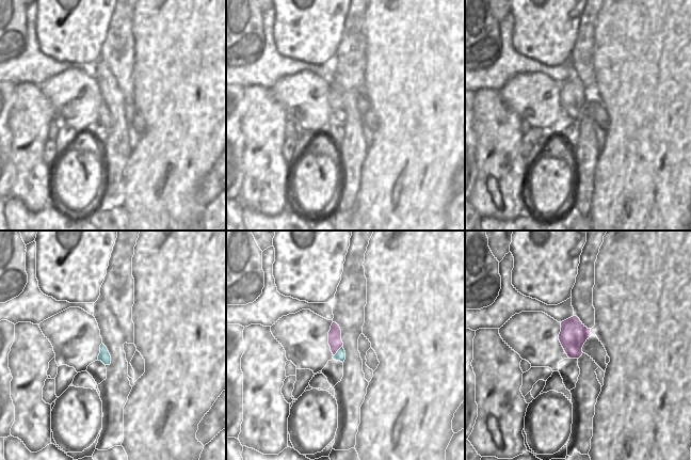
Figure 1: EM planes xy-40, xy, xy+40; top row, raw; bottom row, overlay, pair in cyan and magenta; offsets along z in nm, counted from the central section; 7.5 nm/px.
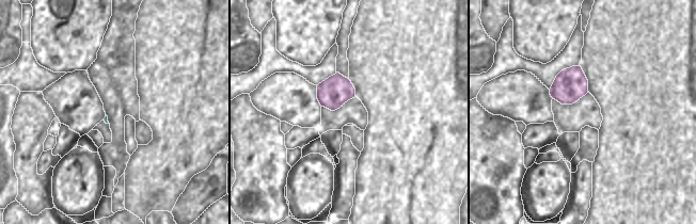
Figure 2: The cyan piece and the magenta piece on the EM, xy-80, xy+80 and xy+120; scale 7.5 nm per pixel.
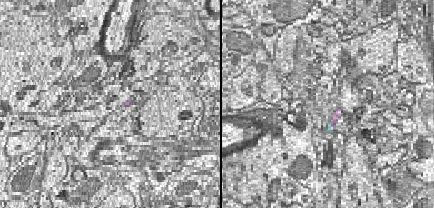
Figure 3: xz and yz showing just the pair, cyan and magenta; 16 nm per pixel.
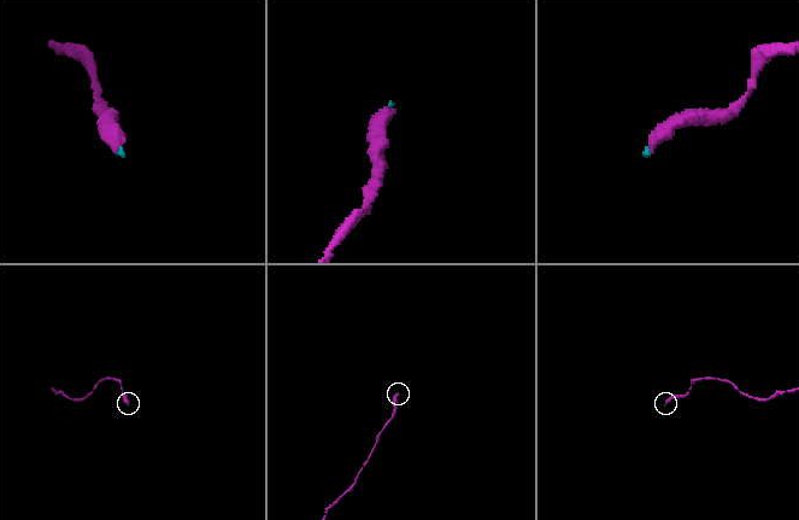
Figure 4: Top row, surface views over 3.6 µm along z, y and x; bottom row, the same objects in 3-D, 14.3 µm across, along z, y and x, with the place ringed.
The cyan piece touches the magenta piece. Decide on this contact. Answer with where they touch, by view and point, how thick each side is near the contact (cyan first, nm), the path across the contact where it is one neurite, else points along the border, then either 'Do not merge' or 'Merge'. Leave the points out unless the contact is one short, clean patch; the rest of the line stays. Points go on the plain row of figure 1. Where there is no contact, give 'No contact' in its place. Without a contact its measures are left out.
Touches cyan at xy (337, 112). Thickness 80 nm (cyan) against 100 nm. Path across: xy (340, 116), (337, 112), (335, 102). Merge

